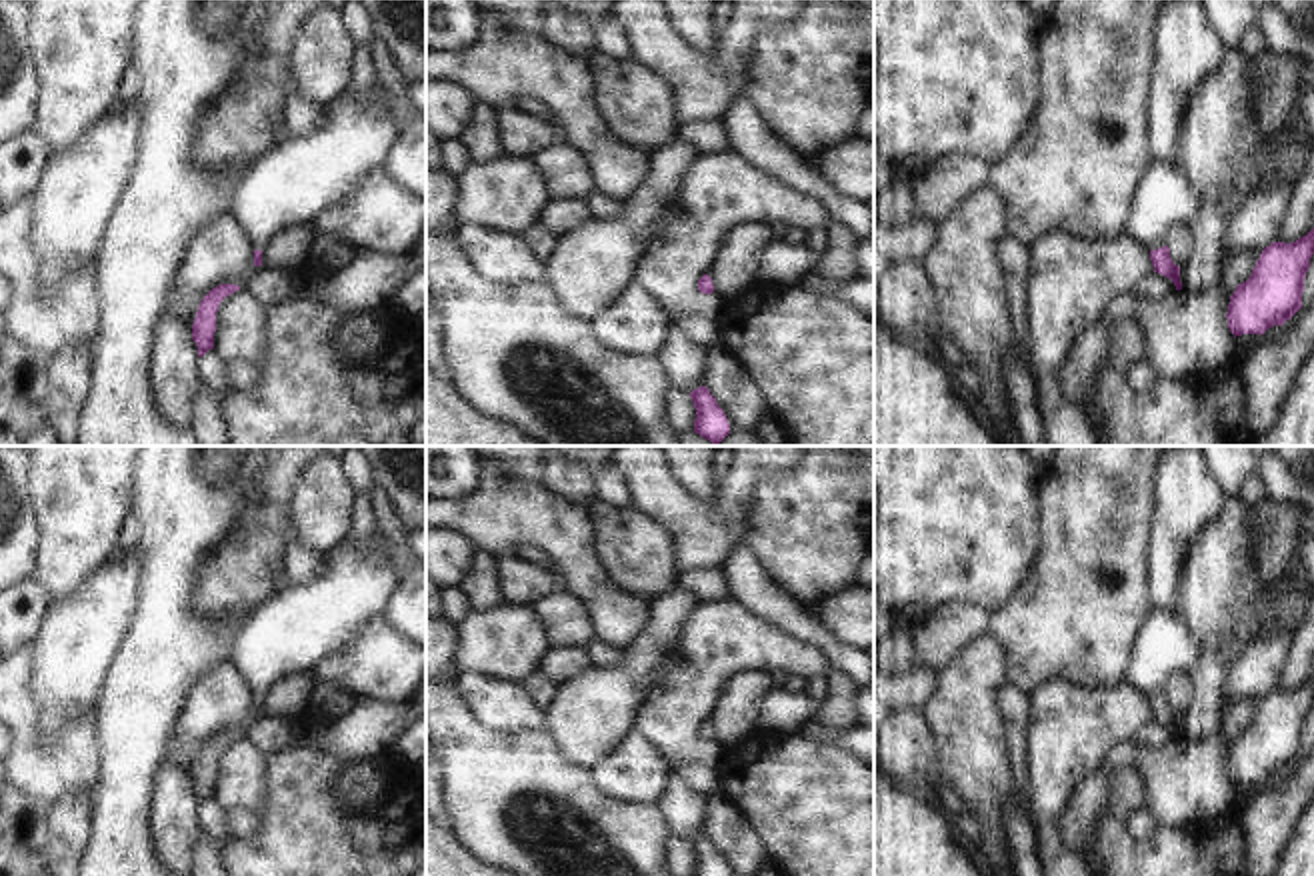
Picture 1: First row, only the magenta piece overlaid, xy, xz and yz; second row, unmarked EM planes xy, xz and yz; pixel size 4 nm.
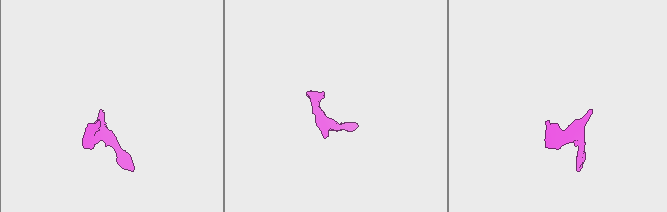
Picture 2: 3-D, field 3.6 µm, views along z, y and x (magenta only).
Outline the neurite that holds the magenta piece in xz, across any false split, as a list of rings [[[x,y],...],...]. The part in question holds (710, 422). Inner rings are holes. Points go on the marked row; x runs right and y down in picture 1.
[[[706,386],[692,390],[690,398],[696,408],[694,432],[718,446],[730,434],[724,410]]]

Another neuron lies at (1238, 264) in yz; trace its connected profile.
[[[1224,250],[1220,288],[1224,290],[1228,300],[1234,294],[1236,286],[1250,278],[1260,254],[1262,250]]]

